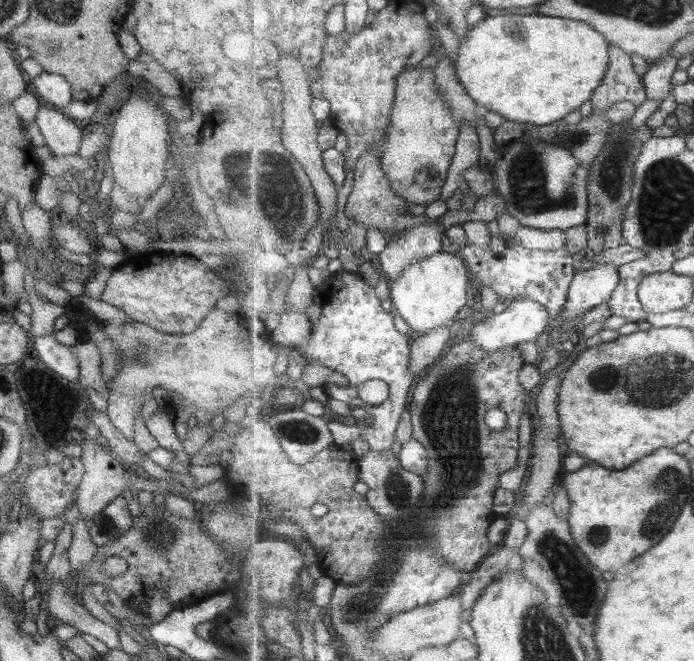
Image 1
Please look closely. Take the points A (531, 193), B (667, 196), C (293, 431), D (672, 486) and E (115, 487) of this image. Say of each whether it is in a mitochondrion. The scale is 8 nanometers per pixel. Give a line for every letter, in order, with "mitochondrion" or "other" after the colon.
A: mitochondrion
B: mitochondrion
C: mitochondrion
D: mitochondrion
E: other

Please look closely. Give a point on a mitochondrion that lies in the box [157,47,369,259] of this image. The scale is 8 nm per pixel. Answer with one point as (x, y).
(267, 172)

